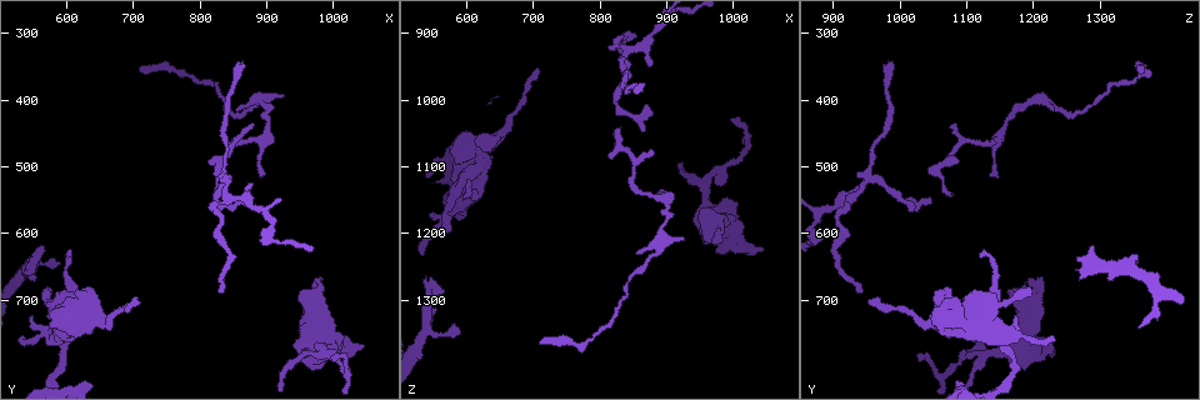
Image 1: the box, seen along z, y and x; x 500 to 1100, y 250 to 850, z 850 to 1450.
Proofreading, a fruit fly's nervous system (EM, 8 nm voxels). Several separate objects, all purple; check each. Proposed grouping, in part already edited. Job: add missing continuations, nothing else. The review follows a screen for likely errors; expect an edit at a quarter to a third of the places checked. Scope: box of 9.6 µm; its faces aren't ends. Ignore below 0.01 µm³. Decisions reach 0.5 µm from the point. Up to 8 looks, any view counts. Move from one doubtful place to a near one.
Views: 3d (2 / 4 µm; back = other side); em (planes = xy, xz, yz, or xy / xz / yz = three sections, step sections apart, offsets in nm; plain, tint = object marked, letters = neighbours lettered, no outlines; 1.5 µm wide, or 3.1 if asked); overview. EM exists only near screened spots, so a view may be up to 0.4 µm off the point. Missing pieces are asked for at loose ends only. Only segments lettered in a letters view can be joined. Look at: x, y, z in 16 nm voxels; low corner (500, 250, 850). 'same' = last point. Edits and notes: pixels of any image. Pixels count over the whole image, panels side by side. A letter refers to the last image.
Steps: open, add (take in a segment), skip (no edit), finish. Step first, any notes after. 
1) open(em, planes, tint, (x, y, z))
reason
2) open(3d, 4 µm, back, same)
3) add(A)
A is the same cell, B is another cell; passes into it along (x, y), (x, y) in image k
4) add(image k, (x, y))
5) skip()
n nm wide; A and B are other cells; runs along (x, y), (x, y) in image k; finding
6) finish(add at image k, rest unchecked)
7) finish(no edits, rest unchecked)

open(3d, 4 µm, (865, 550, 1005))
thin end

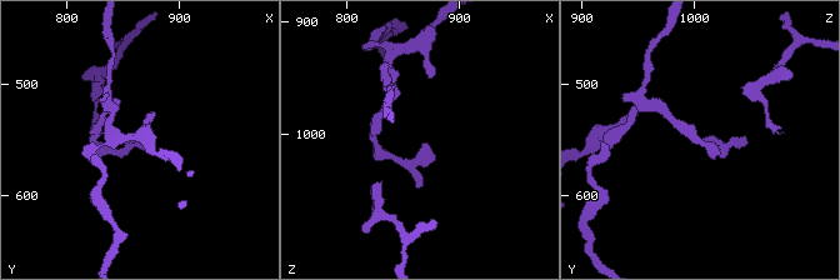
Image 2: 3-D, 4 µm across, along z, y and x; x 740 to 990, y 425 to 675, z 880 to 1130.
open(em, xz, step 4, letters, (866, 548, 1008))

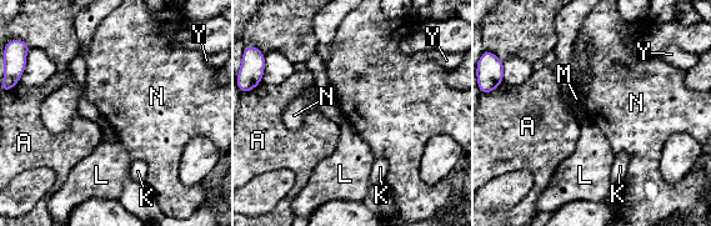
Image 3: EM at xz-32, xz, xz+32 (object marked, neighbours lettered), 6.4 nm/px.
open(em, planes, letters, same)

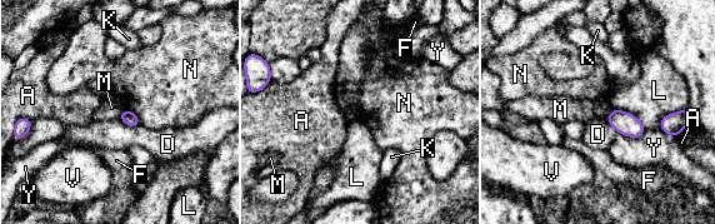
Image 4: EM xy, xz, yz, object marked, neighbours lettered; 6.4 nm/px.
skip()
L touches over 240 nm; A, D, F, K, L, M, N, V and Y are other cells; border along (613, 108), (605, 119) in image 4; no lettered segment goes on from it

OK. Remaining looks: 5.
open(3d, 4 µm, (590, 640, 1340))
free end

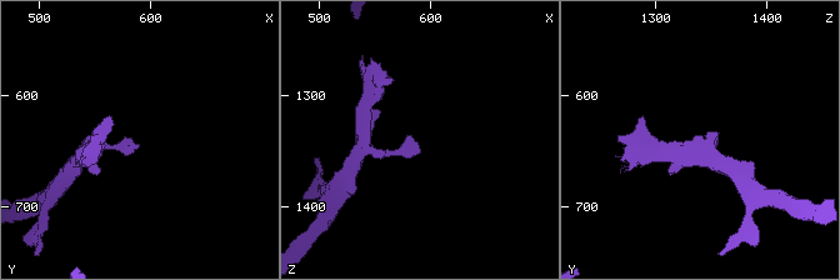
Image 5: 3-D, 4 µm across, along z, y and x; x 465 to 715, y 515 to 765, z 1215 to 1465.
open(em, xz, step 8, tint, (590, 646, 1342))
now the EM

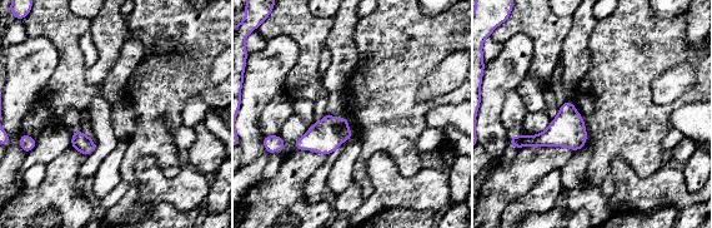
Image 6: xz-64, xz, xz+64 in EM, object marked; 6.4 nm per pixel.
open(em, xz, step 8, letters, same)
what lies round it

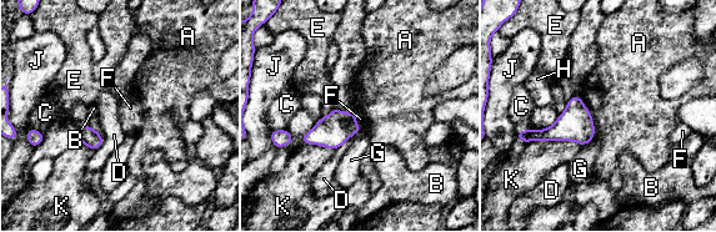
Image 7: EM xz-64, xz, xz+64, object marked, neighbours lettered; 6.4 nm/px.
skip()
190 nm wide; A, B, C, D, E, F, G, H, J and K are other cells; border along (576, 94), (594, 124), (591, 141) in image 7; no lettered segment goes on from it

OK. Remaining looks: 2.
open(3d, 4 µm, back, (925, 395, 1210))
an open end

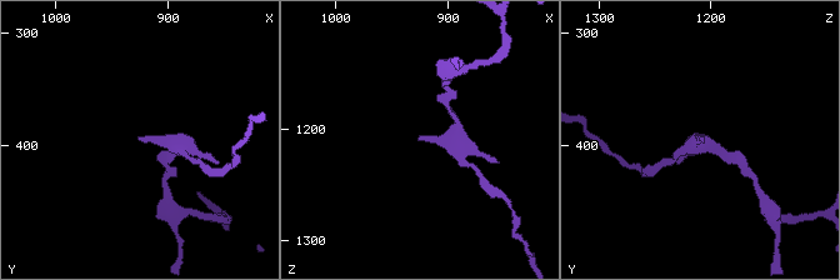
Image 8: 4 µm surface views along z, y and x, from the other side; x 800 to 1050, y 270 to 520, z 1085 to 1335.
open(em, planes, letters, (924, 398, 1206))

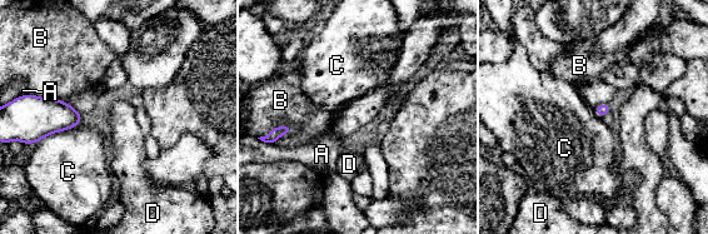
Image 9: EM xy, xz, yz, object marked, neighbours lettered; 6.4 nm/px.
skip()
A, B, C and D are other cells; none of them fits

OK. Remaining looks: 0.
finish(no edits, rest unchecked)

